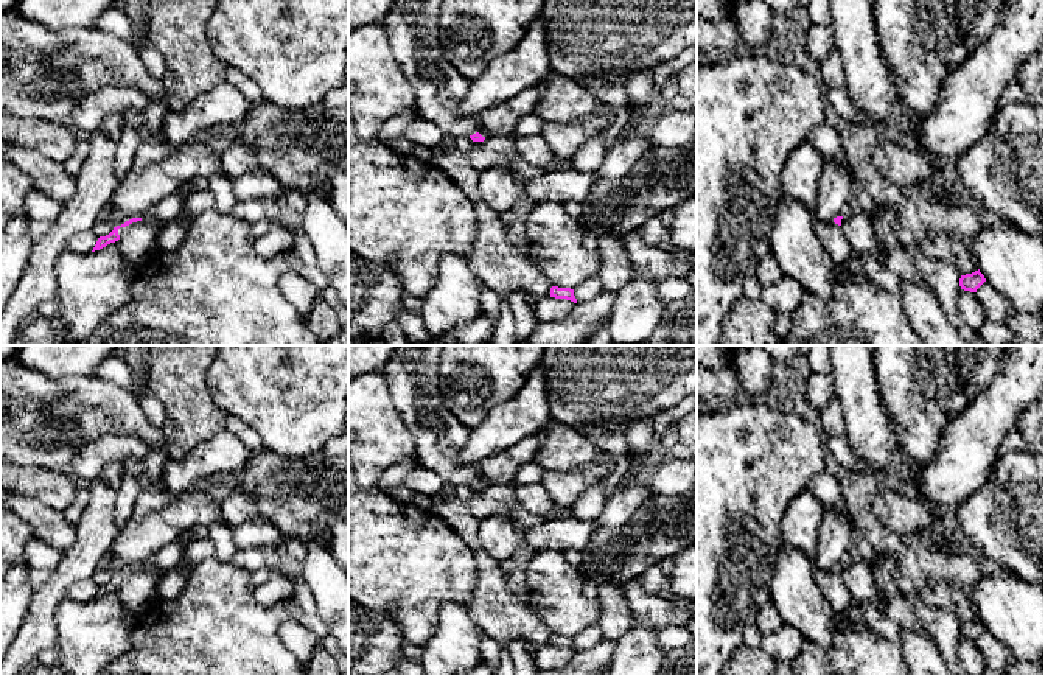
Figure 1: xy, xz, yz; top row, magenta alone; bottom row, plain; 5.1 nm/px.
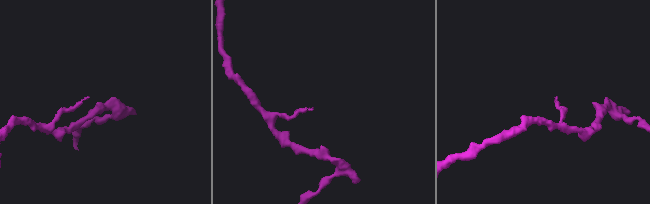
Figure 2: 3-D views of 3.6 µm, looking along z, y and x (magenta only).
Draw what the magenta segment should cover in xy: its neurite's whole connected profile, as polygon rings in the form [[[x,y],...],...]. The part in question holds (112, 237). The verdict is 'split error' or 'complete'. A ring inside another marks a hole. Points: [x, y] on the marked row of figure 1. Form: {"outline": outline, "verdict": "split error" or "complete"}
{"outline": [[[132,218],[132,219],[126,221],[124,224],[114,227],[114,230],[109,235],[100,236],[92,252],[100,250],[110,243],[118,241],[120,240],[118,229],[126,227],[126,226],[137,222],[137,221],[142,221],[142,218]]], "verdict": "complete"}

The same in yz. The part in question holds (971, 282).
{"outline": [[[978,271],[961,275],[959,286],[964,291],[977,292],[977,289],[986,282],[984,275]]], "verdict": "complete"}

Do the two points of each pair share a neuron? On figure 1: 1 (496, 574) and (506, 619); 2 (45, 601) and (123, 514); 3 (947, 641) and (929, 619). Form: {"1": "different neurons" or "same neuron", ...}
{"1": "same neuron", "2": "different neurons", "3": "same neuron"}

